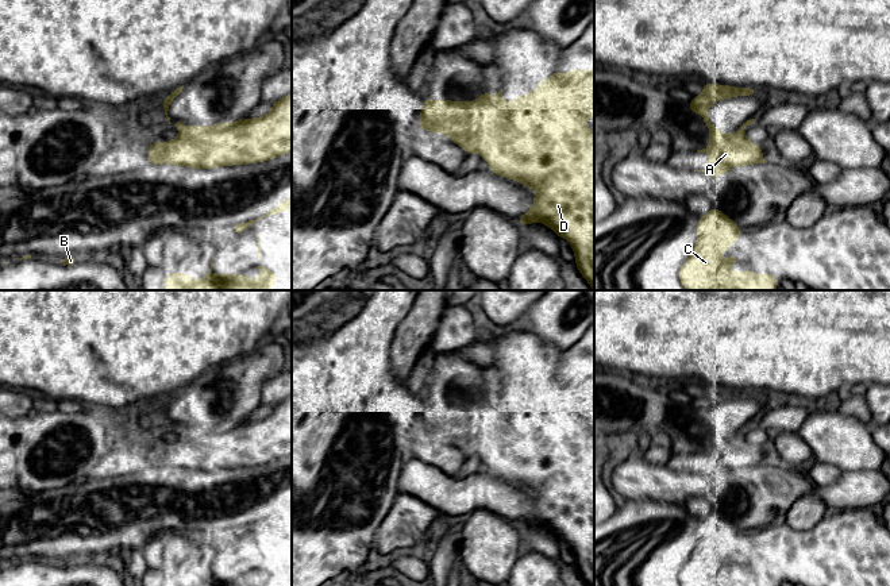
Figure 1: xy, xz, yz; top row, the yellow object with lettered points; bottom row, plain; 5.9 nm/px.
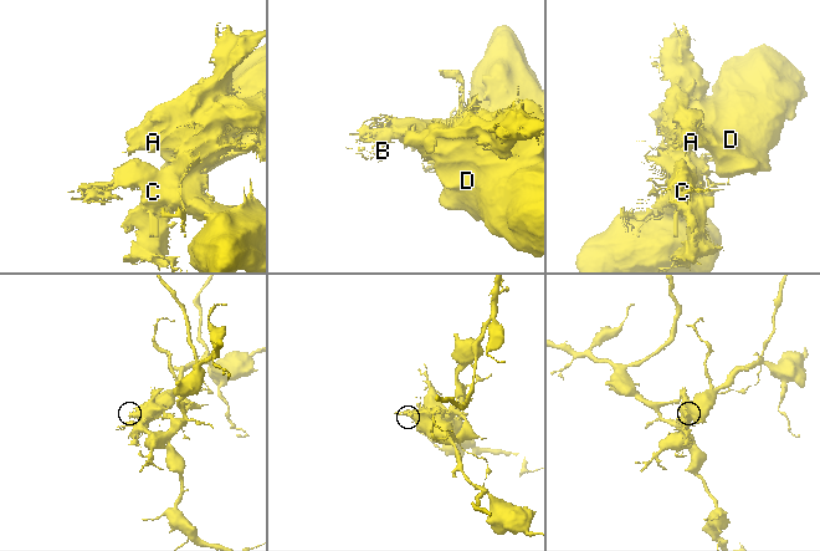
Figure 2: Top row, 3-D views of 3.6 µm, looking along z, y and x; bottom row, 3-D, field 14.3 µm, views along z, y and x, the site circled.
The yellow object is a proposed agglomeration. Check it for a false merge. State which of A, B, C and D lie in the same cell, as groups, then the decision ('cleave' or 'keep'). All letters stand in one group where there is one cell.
A B C / D | cleave

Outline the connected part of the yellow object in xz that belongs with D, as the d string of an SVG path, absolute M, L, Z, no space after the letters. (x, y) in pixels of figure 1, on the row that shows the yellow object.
M521 108L517 113L505 113L500 122L493 120L486 135L485 142L478 142L478 154L489 163L489 170L536 193L531 209L516 221L521 225L544 223L558 238L569 240L578 271L594 290L594 134L578 119L552 108Z

